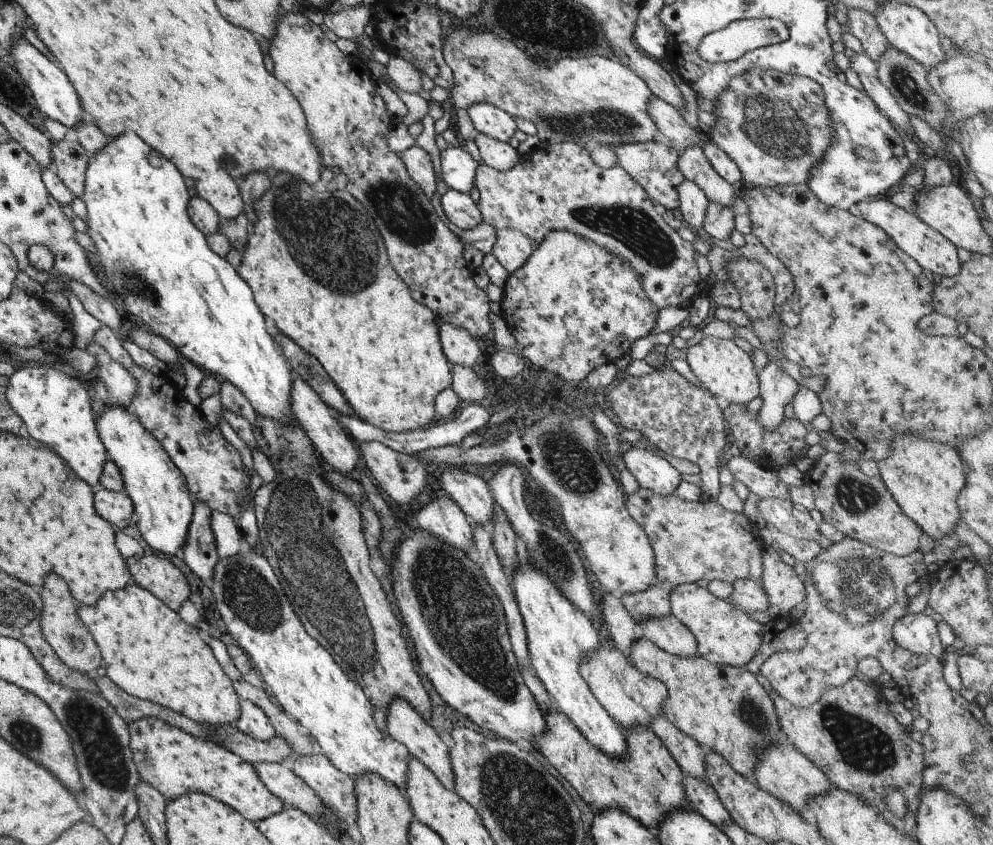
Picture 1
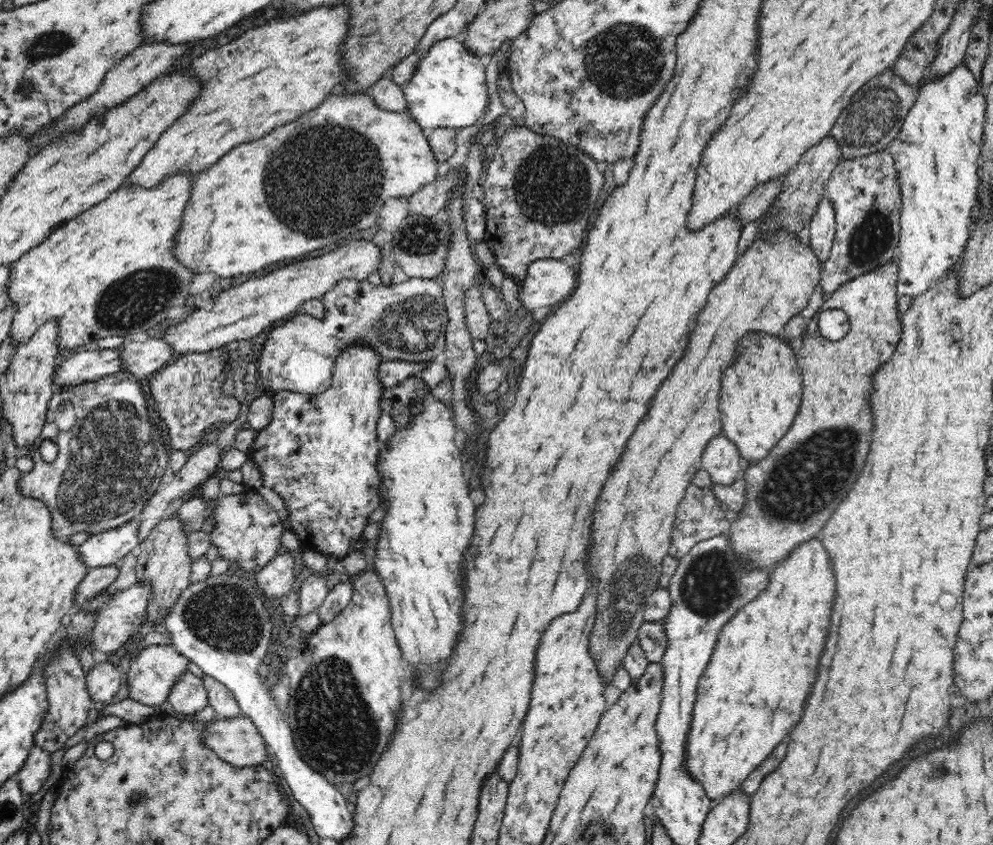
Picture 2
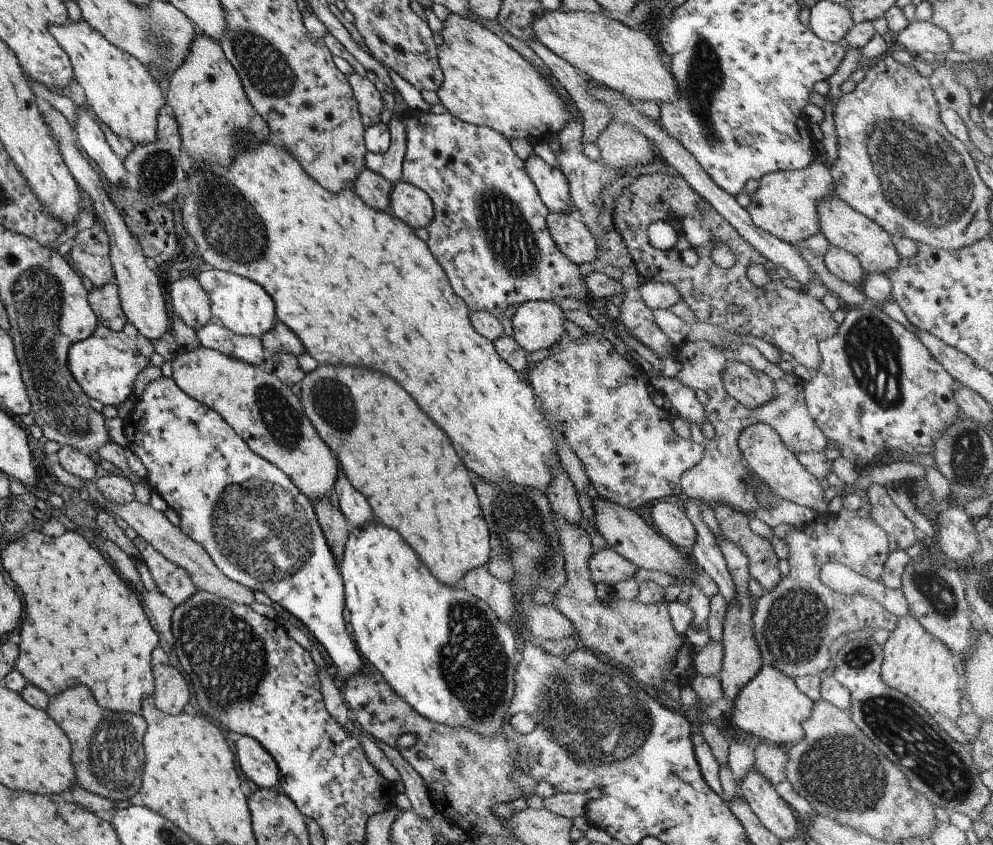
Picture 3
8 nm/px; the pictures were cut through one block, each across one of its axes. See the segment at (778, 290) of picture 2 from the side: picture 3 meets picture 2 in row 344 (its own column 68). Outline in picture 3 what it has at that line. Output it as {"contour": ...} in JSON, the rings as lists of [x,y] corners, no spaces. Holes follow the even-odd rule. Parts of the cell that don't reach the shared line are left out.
{"contour":[[[73,686],[62,690],[49,698],[45,711],[70,742],[70,761],[74,770],[74,780],[78,785],[89,792],[111,799],[114,803],[137,794],[144,761],[142,736],[145,732],[145,719],[140,714],[135,716],[129,712],[99,708],[87,686]]]}

